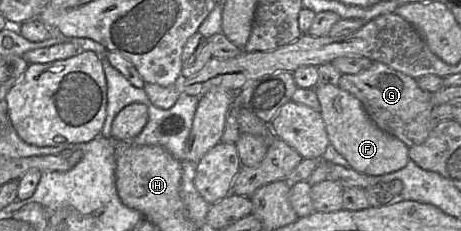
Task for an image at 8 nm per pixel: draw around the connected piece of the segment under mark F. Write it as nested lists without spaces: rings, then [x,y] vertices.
[[[318,84],[314,90],[320,102],[320,113],[329,141],[347,159],[352,169],[370,176],[381,176],[407,165],[410,160],[409,147],[397,137],[379,129],[354,95],[330,84]]]

